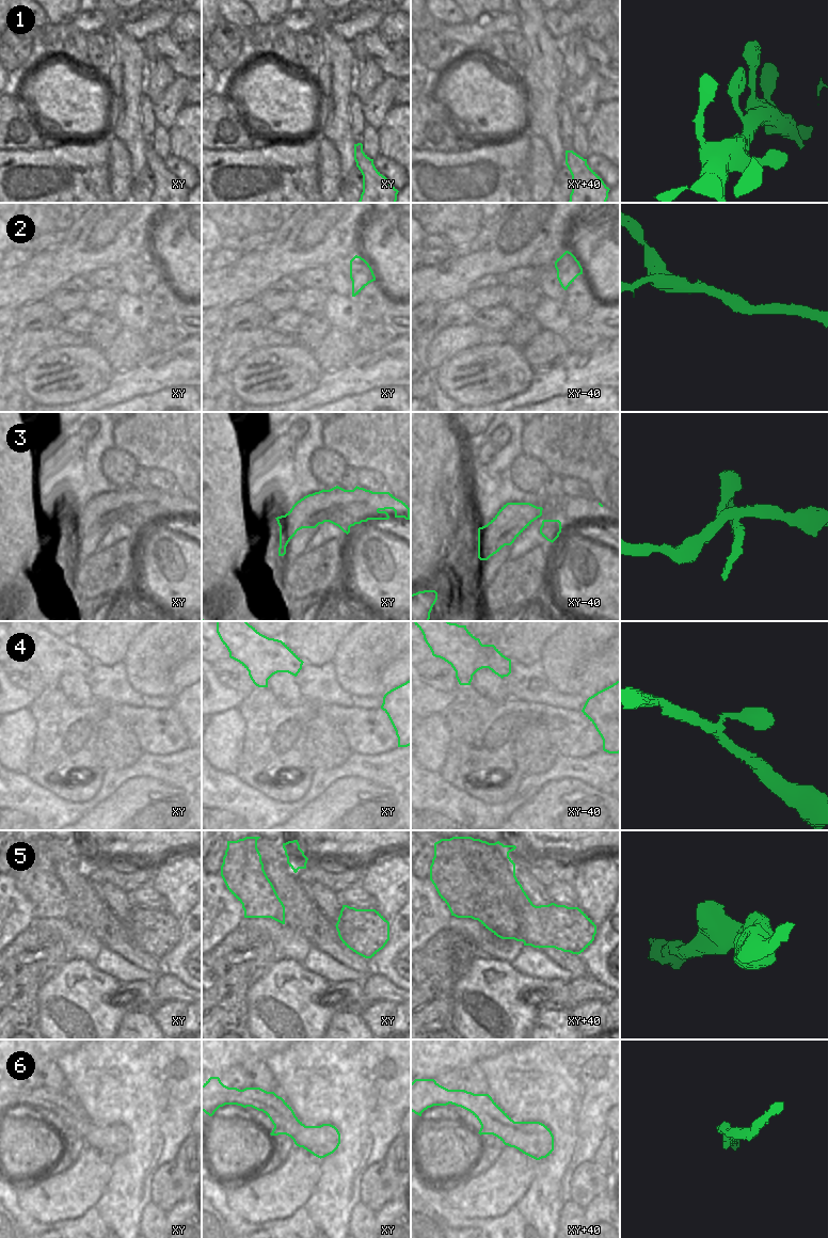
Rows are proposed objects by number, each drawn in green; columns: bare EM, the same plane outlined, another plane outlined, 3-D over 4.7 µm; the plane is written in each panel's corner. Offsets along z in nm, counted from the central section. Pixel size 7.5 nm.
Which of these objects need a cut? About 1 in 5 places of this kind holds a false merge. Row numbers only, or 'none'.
3

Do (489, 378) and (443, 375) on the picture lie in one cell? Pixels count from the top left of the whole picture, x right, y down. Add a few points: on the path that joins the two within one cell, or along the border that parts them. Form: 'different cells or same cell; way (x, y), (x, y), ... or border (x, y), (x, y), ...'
same cell; way (477, 377), (455, 375)

